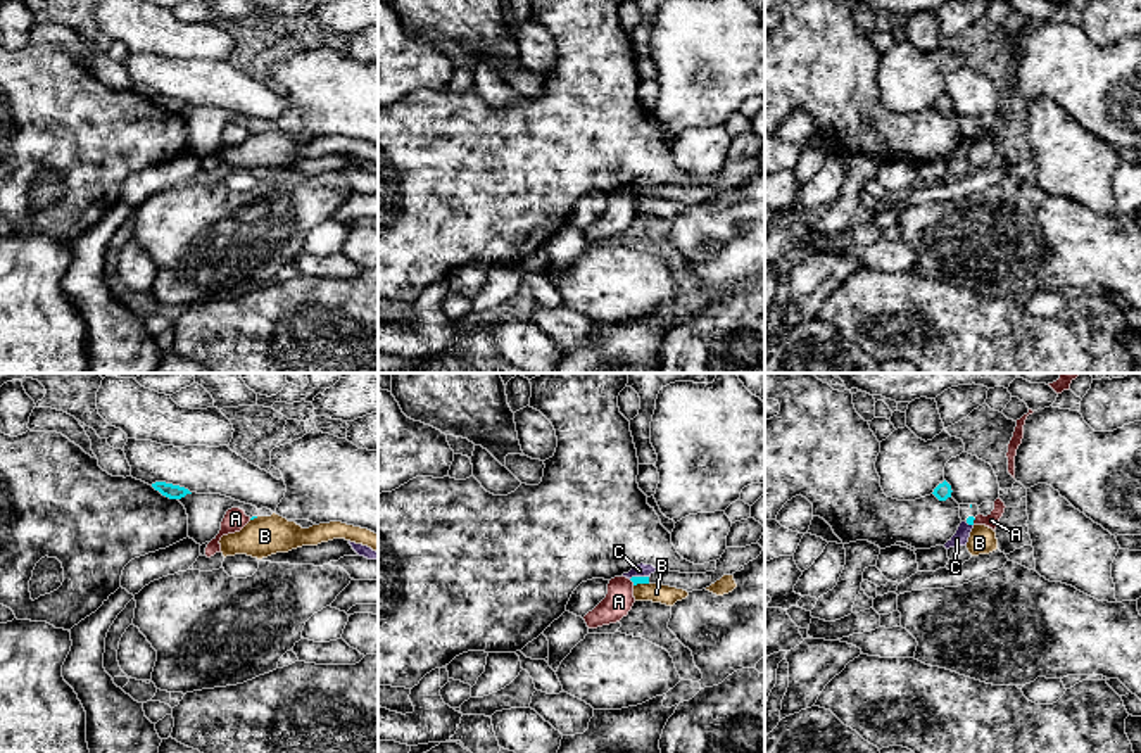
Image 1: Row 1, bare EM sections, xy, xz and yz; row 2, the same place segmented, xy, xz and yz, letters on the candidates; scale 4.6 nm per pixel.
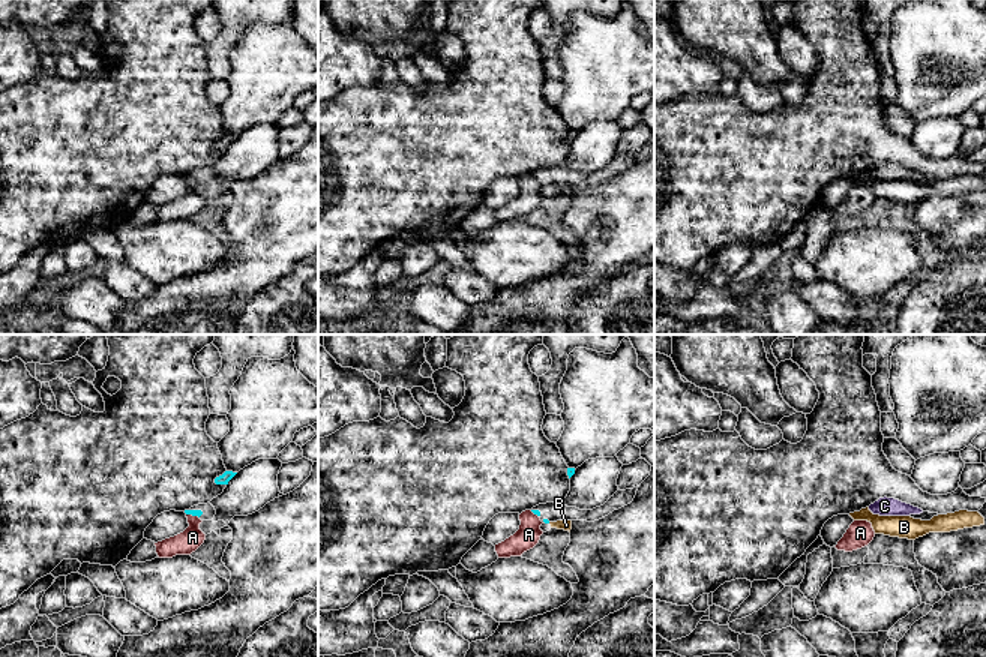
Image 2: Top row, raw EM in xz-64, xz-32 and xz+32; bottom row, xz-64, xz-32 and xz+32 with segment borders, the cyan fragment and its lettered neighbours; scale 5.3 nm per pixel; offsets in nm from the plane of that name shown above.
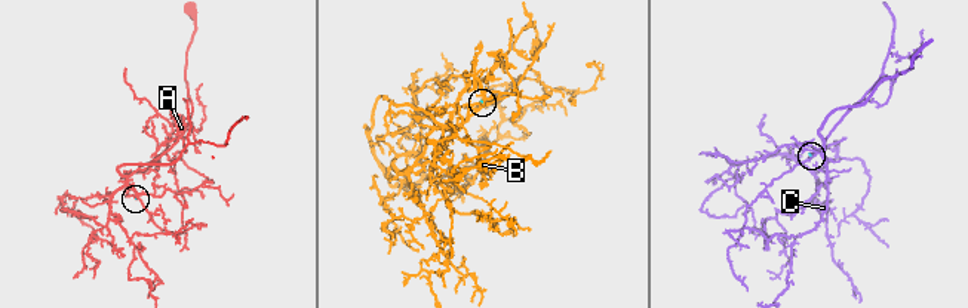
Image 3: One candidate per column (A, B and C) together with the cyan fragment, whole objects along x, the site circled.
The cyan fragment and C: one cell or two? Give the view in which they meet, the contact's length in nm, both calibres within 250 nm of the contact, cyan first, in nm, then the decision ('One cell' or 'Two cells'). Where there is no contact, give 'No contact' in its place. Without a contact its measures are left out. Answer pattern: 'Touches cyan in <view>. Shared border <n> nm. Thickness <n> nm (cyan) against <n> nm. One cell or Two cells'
Touches cyan in xz. Shared border 90 nm. Thickness 40 nm (cyan) against 60 nm. Two cells

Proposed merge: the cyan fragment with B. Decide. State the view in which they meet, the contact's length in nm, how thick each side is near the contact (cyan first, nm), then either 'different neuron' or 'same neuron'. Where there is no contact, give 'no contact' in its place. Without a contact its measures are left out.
contact in xz; length 70 nm; calibres 40 and 90 nm; different neuron

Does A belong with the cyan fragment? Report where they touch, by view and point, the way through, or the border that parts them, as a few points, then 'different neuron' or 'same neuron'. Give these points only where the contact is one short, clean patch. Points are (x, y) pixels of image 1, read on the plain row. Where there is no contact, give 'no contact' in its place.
contact xz (632, 194); different neuron

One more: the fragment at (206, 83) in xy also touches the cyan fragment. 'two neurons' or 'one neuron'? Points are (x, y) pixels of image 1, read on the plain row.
two neurons

